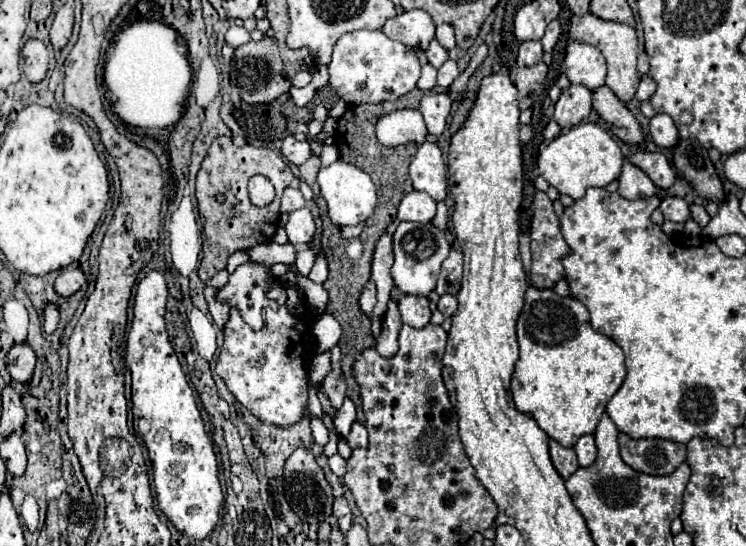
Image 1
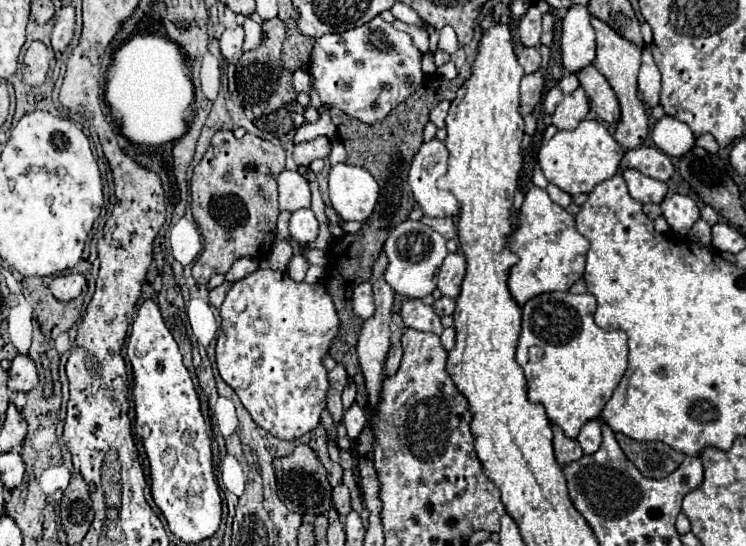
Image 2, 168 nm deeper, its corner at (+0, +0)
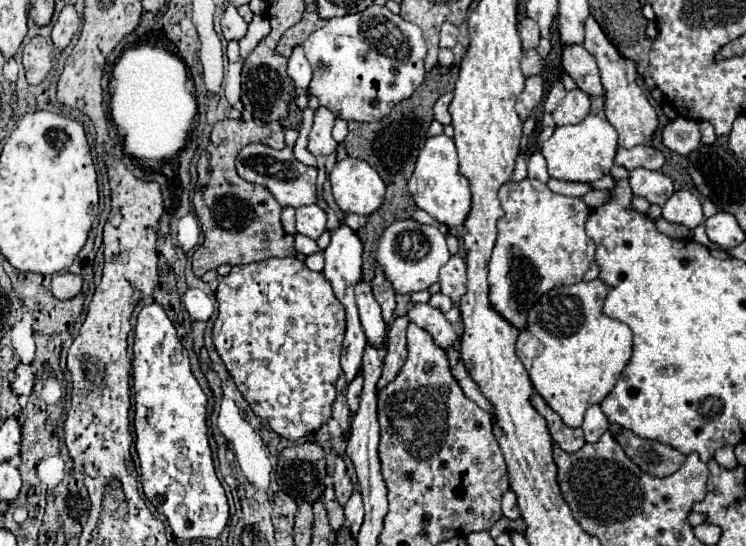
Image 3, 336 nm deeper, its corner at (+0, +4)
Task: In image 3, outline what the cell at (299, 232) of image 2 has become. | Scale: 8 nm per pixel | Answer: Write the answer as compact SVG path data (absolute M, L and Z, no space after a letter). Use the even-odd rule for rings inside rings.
M316 204L302 206L296 210L296 230L316 240L326 230L326 214Z

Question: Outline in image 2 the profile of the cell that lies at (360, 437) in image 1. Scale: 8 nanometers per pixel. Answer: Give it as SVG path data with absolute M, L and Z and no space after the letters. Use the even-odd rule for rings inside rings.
M354 402L354 404L344 412L342 424L344 424L346 430L348 430L348 438L350 438L350 440L356 440L356 436L362 432L362 428L364 428L364 424L366 424L366 412L364 412L364 408L360 408L360 406Z

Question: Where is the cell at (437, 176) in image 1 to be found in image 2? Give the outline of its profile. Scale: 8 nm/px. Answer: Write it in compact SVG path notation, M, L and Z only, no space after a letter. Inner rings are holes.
M430 140L420 146L416 152L408 182L414 194L416 204L430 218L452 218L460 212L460 204L456 196L448 190L438 190L436 180L446 174L448 166L448 148L440 140Z

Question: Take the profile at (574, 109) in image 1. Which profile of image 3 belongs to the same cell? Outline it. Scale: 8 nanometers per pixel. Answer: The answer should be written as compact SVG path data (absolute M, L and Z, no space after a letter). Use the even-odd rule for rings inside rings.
M576 88L566 92L566 96L560 100L552 116L556 126L570 126L570 124L580 124L588 116L588 112L590 112L590 96Z

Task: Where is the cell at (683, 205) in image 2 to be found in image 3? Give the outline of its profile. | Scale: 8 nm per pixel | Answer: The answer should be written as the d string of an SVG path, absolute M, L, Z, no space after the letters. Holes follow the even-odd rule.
M678 190L662 206L662 218L666 218L668 222L684 224L686 228L692 230L692 228L696 228L698 224L704 222L702 204L700 204L700 200L692 192Z

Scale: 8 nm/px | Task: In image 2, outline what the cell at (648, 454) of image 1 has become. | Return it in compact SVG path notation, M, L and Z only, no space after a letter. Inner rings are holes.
M616 434L626 458L648 478L666 478L678 468L678 454L664 442L636 442L624 434Z

